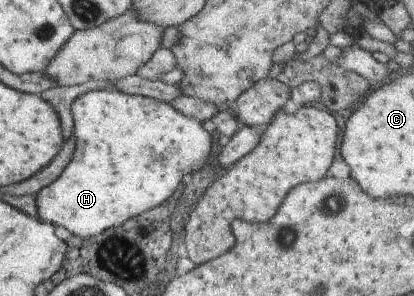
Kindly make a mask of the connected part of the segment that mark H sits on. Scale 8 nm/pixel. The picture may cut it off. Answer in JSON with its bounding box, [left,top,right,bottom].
[34,88,210,236]

